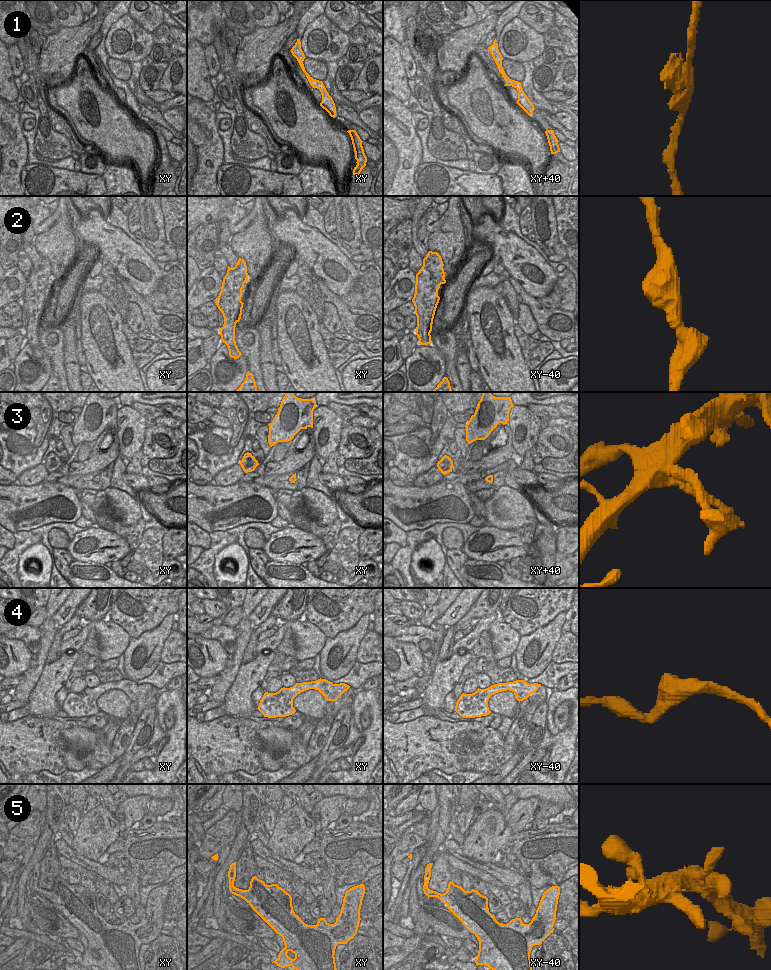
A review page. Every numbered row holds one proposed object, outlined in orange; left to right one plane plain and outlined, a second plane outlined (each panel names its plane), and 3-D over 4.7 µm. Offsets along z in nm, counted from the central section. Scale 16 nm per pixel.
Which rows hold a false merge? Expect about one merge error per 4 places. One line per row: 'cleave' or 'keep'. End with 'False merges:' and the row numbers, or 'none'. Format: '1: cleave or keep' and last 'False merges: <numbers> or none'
1: keep
2: keep
3: keep
4: keep
5: keep
False merges: none

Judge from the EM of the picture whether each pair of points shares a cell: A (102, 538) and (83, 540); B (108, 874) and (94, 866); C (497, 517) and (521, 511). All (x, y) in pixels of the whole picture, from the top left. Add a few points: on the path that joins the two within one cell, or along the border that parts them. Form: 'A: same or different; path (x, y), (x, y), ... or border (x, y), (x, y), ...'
A: same; path (97, 540), (88, 540)
B: same; path (105, 873), (97, 868)
C: same; path (503, 511), (515, 511)

